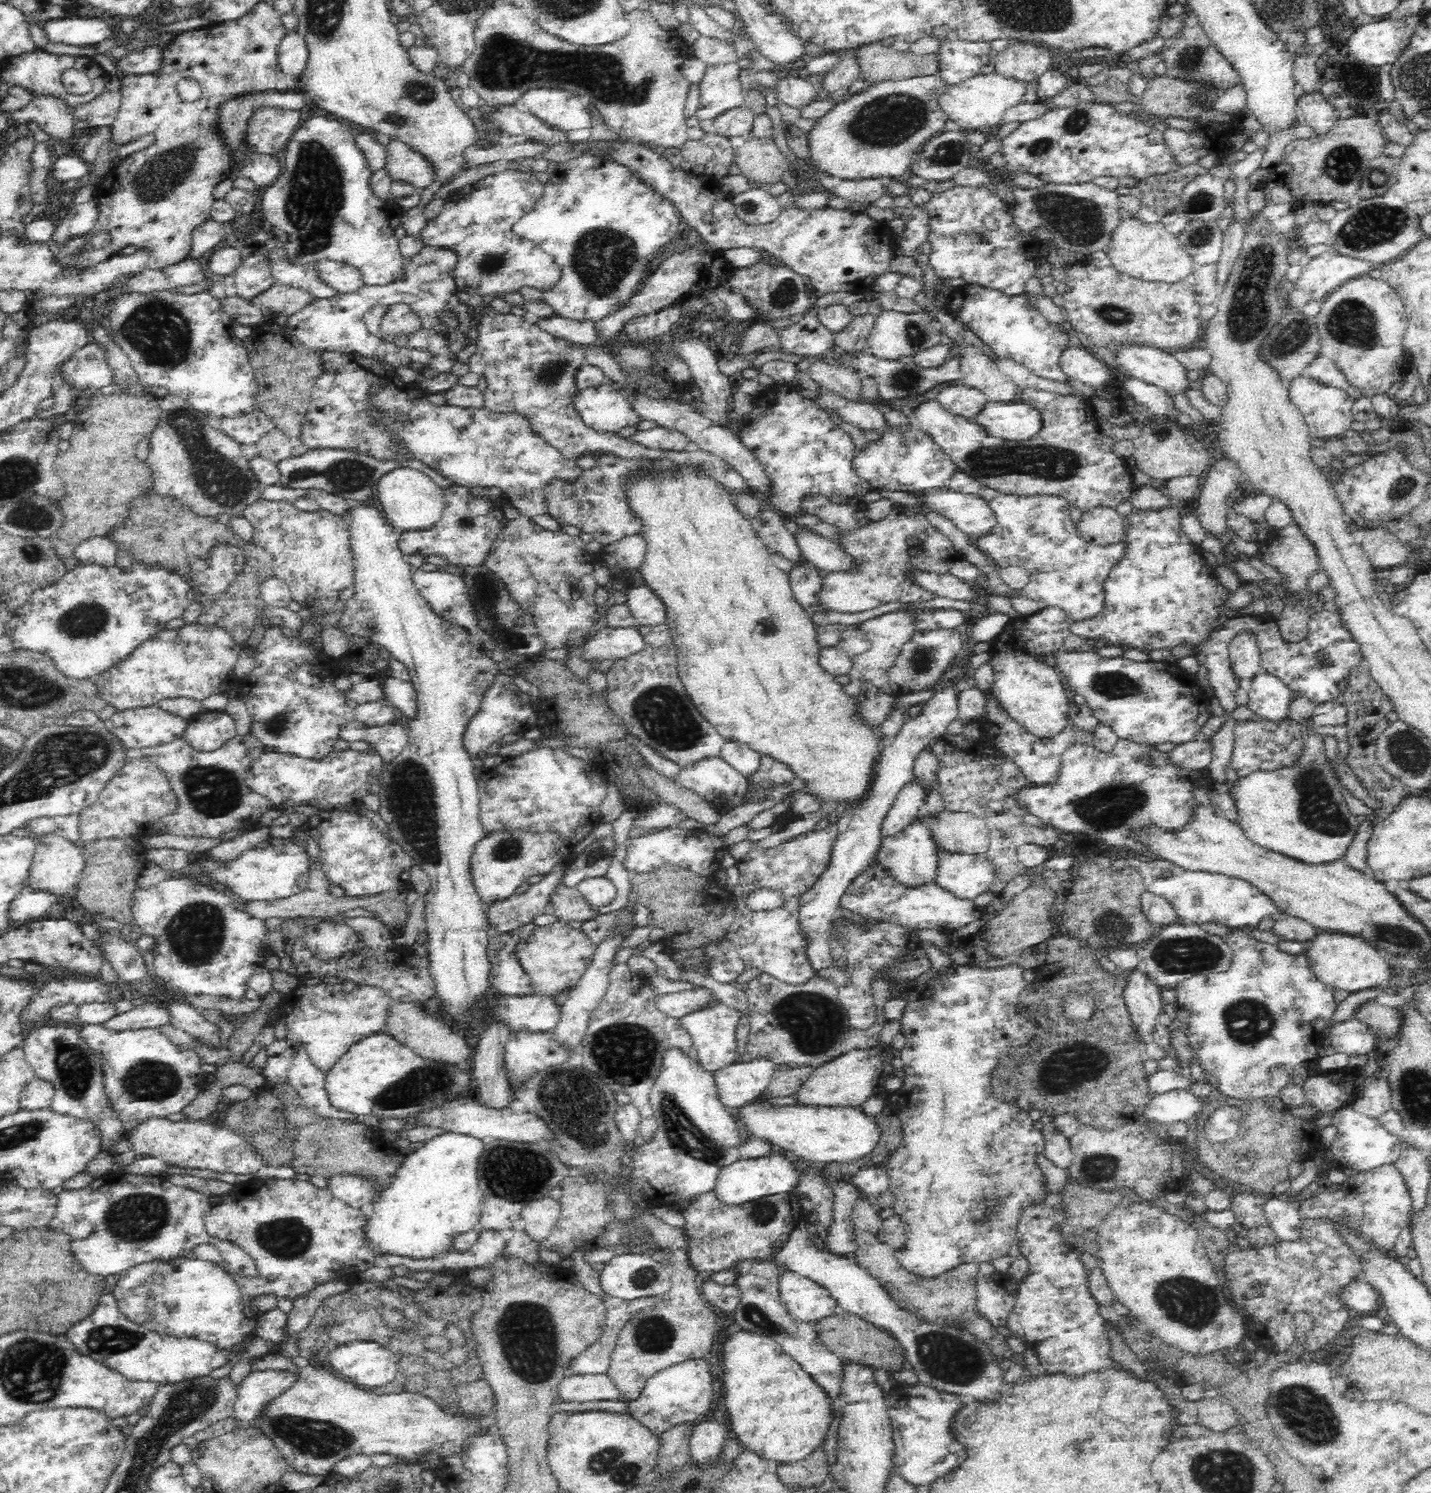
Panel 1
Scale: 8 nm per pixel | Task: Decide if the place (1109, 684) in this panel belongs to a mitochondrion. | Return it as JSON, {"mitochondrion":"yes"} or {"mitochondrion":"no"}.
{"mitochondrion":"yes"}

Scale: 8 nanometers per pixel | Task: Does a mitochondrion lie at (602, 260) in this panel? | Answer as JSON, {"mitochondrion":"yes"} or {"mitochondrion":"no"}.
{"mitochondrion":"yes"}

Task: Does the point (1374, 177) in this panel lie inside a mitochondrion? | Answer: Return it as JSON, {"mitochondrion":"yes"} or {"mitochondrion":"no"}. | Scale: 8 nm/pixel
{"mitochondrion":"yes"}

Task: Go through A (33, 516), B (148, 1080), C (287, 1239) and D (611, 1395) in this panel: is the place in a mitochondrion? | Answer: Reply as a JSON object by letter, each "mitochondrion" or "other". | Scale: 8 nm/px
{"A":"mitochondrion","B":"mitochondrion","C":"mitochondrion","D":"other"}

